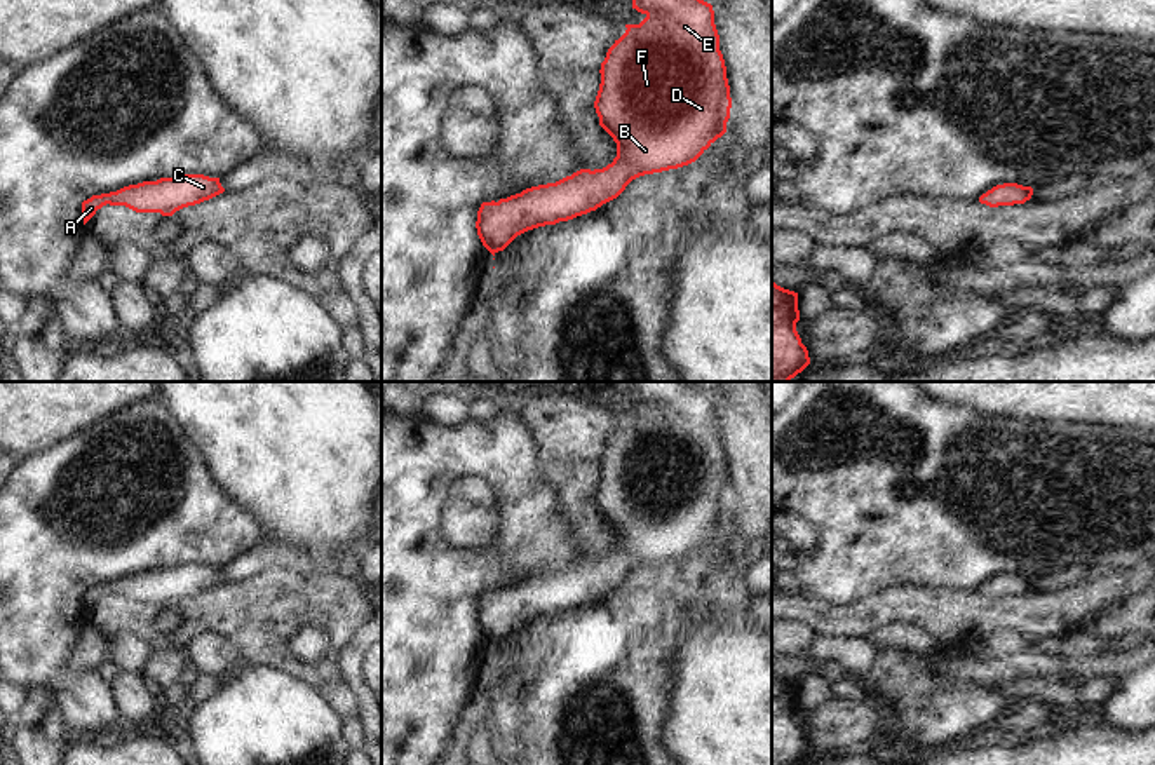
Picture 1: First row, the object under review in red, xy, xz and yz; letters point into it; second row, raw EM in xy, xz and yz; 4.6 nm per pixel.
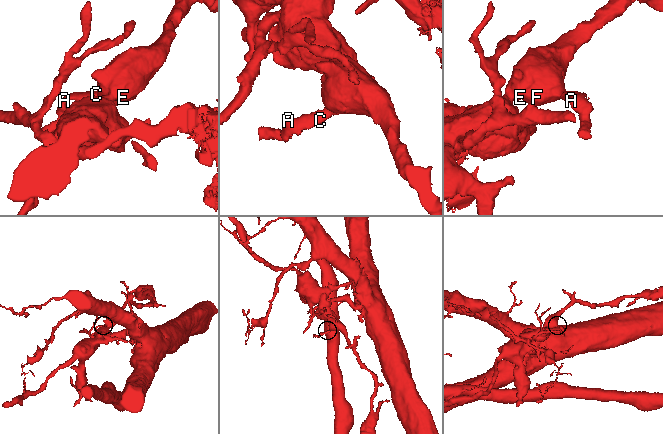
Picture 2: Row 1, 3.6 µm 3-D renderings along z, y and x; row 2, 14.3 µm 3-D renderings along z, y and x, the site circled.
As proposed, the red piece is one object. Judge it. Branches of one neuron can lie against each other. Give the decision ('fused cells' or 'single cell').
single cell

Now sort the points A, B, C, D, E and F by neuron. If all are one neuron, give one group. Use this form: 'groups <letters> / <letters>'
groups A B C D E F

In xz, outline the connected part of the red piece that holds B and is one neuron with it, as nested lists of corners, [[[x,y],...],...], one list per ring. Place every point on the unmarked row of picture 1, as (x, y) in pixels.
[[[690,382],[629,383],[632,399],[646,408],[639,415],[625,415],[625,423],[608,439],[594,491],[599,516],[617,533],[617,547],[603,559],[580,559],[556,573],[483,592],[476,619],[493,647],[528,620],[596,601],[639,566],[695,552],[726,523],[732,488],[713,396]]]

